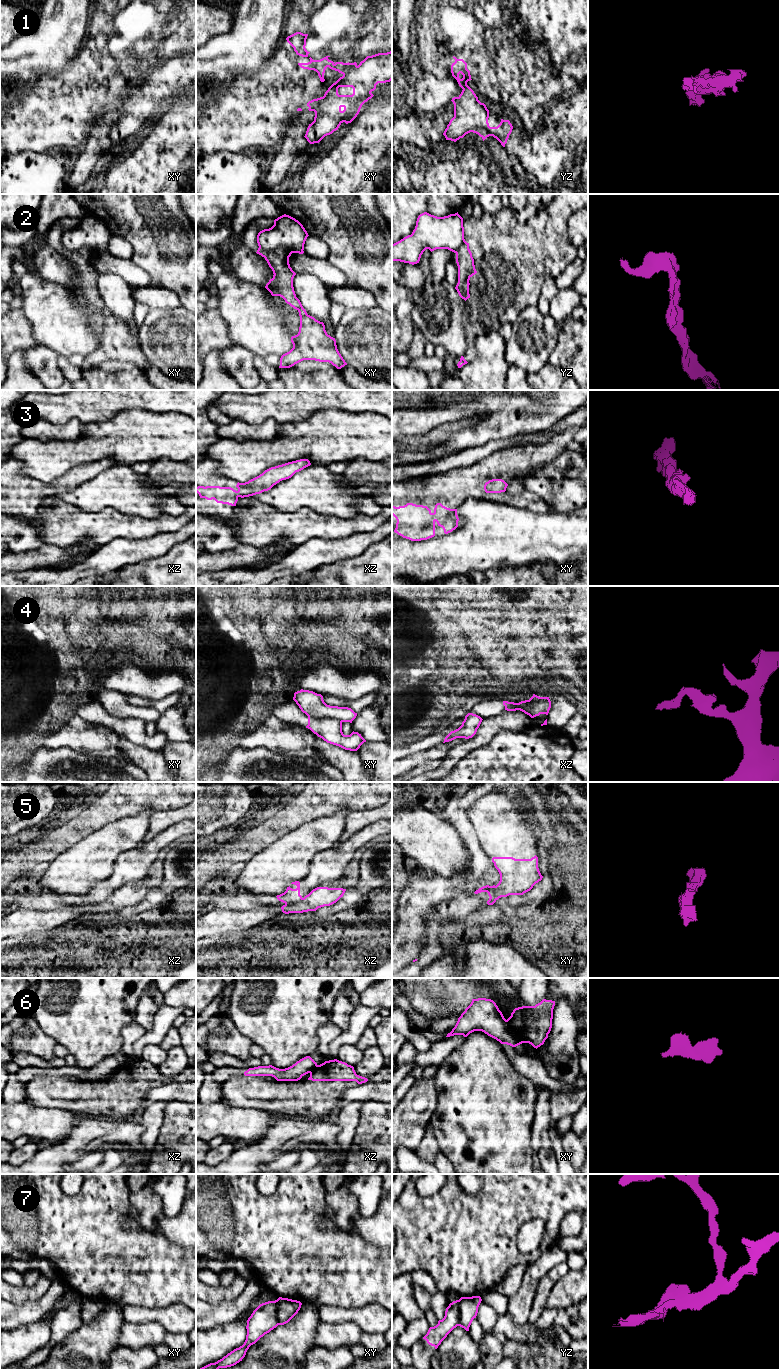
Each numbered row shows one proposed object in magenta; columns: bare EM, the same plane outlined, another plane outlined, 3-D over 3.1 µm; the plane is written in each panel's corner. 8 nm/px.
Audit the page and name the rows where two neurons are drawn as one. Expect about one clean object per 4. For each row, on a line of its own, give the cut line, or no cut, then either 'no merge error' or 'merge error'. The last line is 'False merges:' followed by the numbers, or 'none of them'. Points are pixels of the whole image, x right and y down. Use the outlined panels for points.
1: cut in xy along (356, 65), (343, 76); merge error
2: cut in xy along (259, 247), (264, 249), (286, 247), (292, 252); merge error
3: no cut; no merge error
4: cut in xy along (308, 716), (335, 718), (341, 722); merge error
5: cut in xz along (303, 898), (297, 902), (285, 904); merge error
6: cut in xy along (506, 1020), (509, 1029), (523, 1042); merge error
7: cut in yz along (460, 1299), (459, 1321), (457, 1325); merge error
False merges: 1, 2, 4, 5, 6, 7

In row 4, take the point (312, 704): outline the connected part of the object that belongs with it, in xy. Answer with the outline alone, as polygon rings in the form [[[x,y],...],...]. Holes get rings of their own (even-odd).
[[[301,689],[294,693],[293,700],[308,717],[333,718],[340,722],[352,723],[357,716],[351,708],[327,705],[323,696],[313,691]]]

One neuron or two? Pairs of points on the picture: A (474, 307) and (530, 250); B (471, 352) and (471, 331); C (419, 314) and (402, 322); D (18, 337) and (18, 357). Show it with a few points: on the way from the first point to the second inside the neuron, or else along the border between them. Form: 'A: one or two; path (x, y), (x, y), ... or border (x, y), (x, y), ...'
A: one; path (488, 293), (516, 264)
B: one; path (471, 347), (471, 336)
C: two; border (415, 297), (412, 308), (413, 324)
D: two; border (23, 349), (17, 349), (10, 356)

